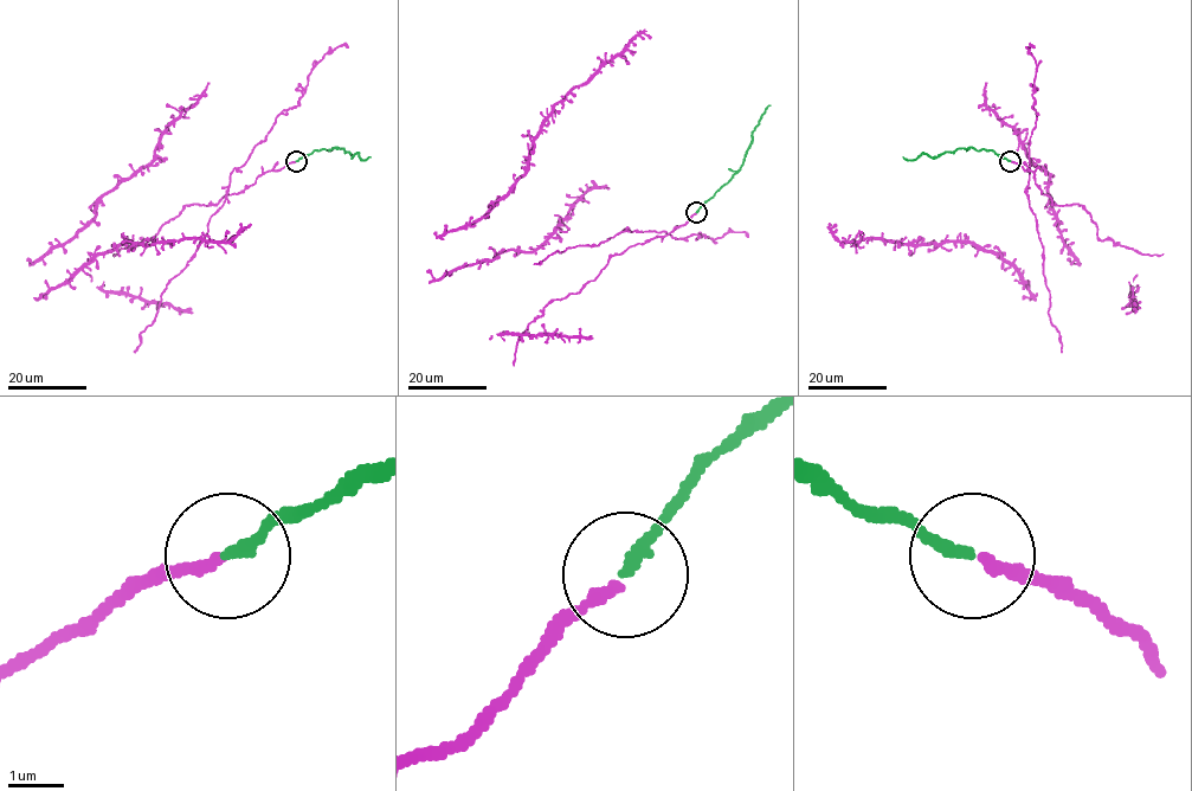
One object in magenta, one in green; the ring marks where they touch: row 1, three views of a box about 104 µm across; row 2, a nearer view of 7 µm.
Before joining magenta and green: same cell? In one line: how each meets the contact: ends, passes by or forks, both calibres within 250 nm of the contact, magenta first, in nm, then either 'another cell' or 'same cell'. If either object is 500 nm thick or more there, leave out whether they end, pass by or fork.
magenta ends there; green ends there; 200 nm thick on the magenta side, 200 nm on the other; same cell

